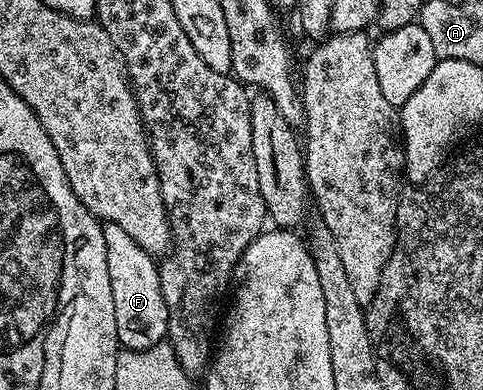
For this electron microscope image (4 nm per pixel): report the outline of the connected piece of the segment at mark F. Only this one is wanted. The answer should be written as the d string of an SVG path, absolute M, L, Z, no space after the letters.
M103 222L105 260L109 264L109 288L113 288L113 316L117 316L117 336L124 350L148 350L167 336L169 312L161 296L159 262L133 236L115 222Z

